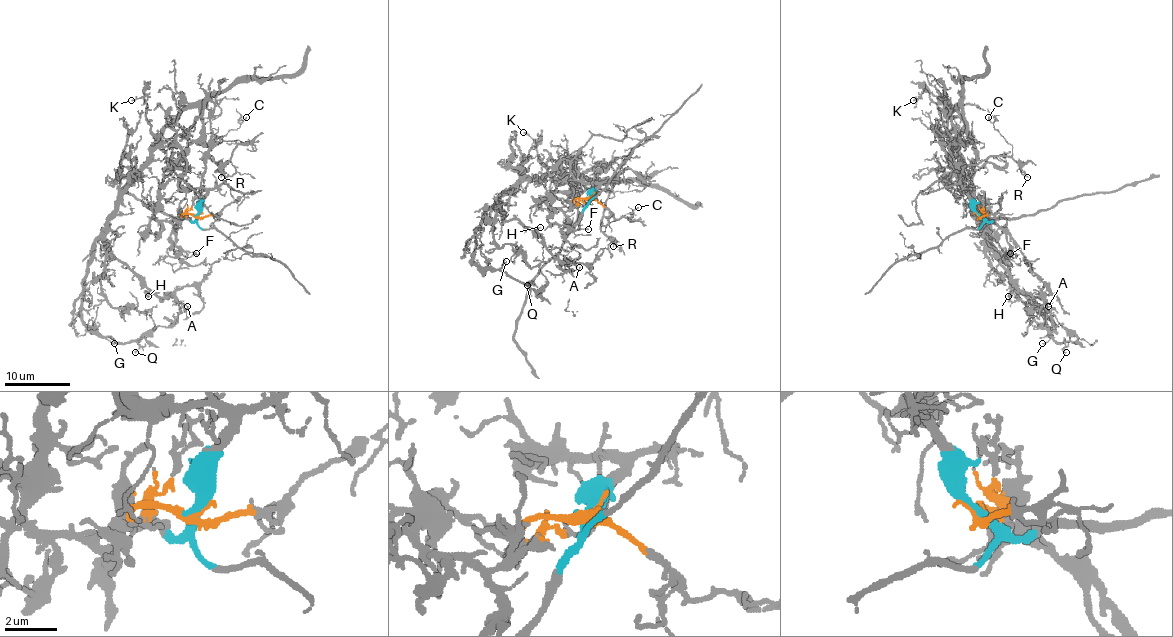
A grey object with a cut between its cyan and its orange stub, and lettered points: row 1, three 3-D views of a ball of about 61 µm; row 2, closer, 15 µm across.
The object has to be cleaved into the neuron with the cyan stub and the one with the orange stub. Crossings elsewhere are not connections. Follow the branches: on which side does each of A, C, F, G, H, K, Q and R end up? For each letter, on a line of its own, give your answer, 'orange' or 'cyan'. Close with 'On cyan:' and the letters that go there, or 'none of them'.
A: orange
C: cyan
F: orange
G: orange
H: orange
K: orange
Q: orange
R: cyan
On cyan: C, R

